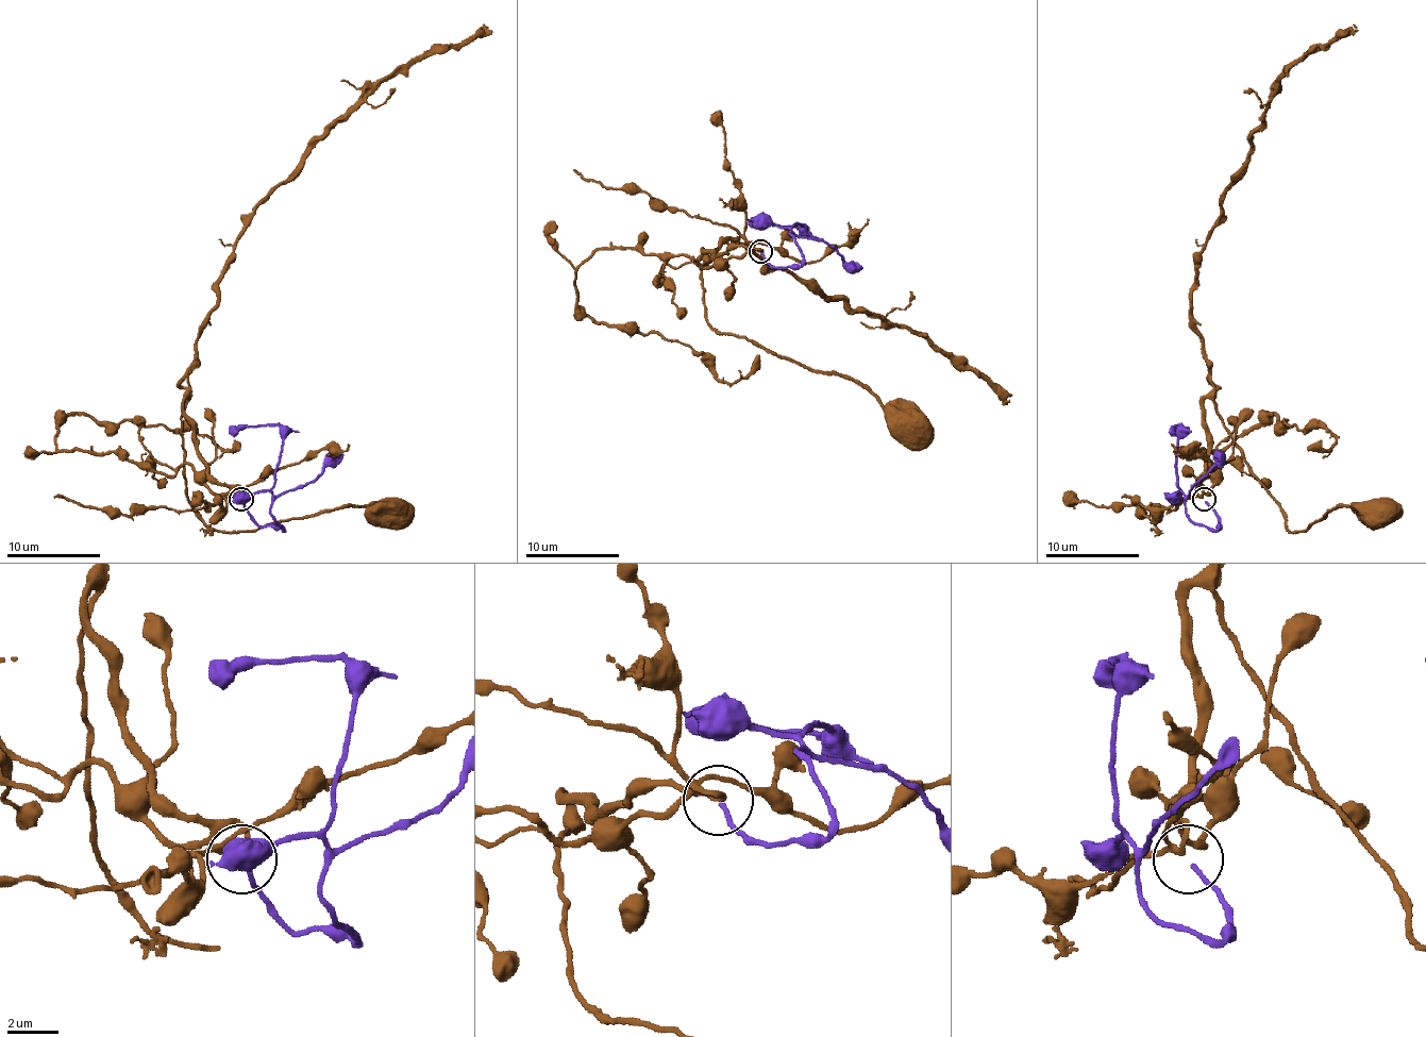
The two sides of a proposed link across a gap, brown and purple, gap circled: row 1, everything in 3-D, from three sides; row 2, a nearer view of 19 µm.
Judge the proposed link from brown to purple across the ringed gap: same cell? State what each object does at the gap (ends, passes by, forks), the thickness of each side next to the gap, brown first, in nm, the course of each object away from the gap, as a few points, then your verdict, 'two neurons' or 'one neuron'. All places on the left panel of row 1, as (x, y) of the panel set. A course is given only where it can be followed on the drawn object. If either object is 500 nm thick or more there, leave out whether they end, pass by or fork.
brown forks; purple ends; calibres 160 and 160 nm; course brown (240, 497), (207, 471), (184, 398), (186, 499), (210, 528), (245, 532), (336, 508), (386, 504), (390, 508); course purple (240, 502), (259, 525), (278, 525), (283, 530), (271, 511), (283, 431), (278, 427), (236, 427), (229, 434); two neurons

